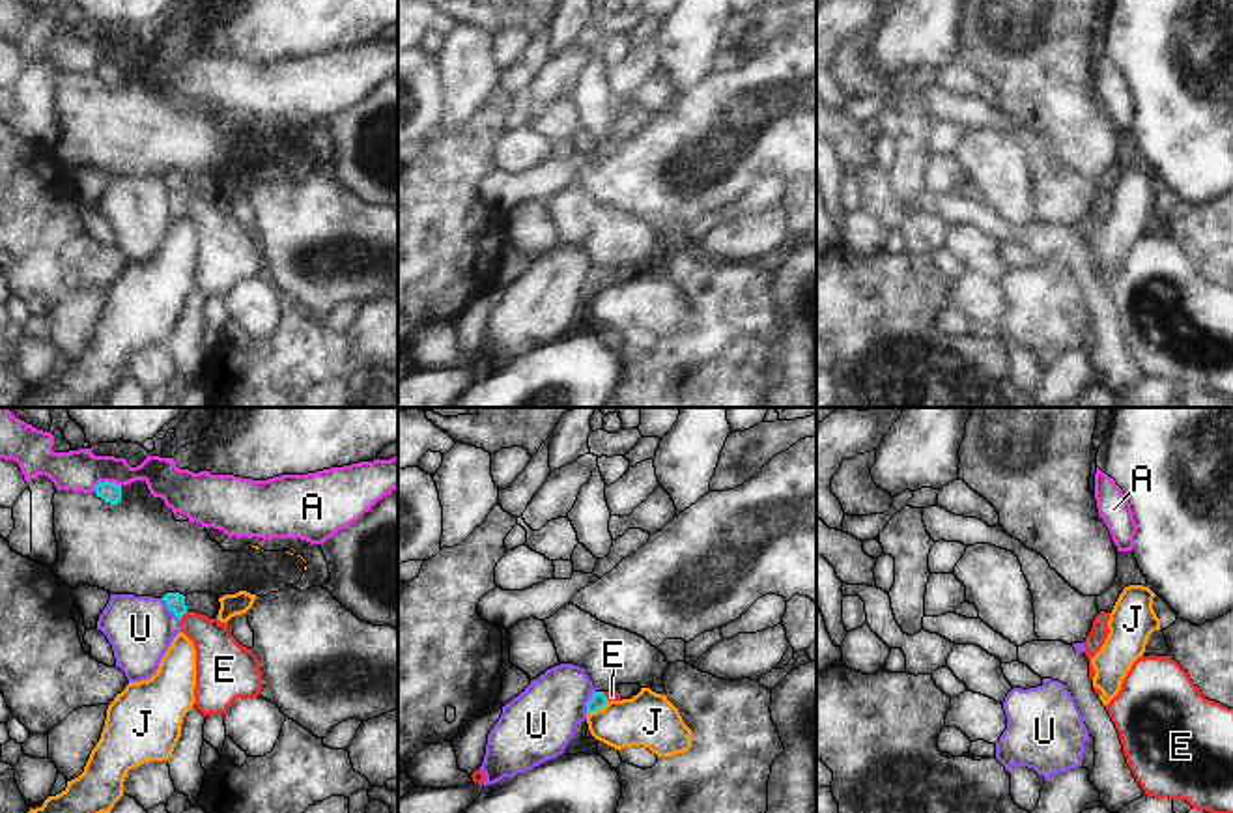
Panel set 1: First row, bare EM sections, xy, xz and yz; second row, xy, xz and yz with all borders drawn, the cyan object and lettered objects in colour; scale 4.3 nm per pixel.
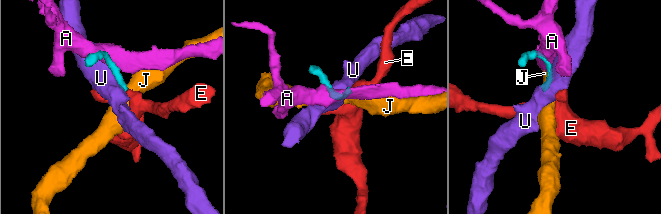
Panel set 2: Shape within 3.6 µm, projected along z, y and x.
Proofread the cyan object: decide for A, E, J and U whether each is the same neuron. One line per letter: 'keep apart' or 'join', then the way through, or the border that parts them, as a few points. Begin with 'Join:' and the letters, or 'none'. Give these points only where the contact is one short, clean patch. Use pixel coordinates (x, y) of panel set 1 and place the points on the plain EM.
Join: E
A: keep apart; border xy (120, 68), (99, 64), (94, 71)
E: join; way xy (174, 182), (182, 197), (217, 232), (219, 240)
J: keep apart; border xz (608, 283), (587, 296)
U: keep apart; border xy (161, 180), (180, 200)

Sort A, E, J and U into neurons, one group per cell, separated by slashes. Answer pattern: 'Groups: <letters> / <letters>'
Groups: A / E / J / U.

